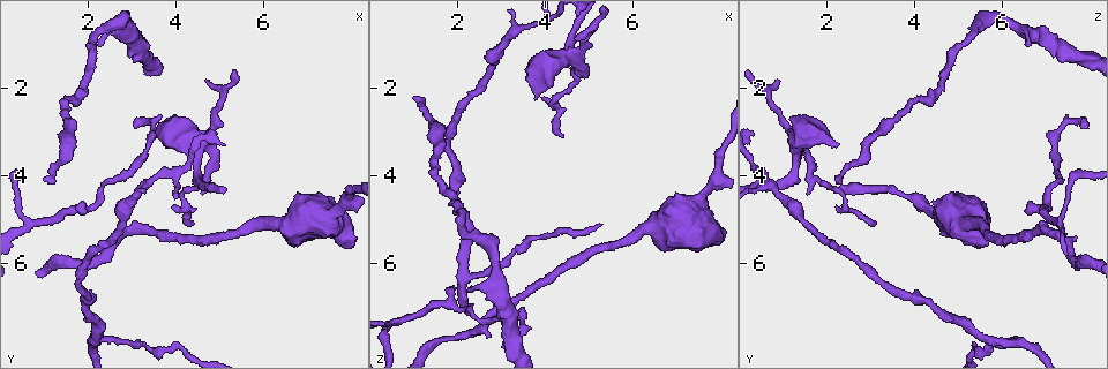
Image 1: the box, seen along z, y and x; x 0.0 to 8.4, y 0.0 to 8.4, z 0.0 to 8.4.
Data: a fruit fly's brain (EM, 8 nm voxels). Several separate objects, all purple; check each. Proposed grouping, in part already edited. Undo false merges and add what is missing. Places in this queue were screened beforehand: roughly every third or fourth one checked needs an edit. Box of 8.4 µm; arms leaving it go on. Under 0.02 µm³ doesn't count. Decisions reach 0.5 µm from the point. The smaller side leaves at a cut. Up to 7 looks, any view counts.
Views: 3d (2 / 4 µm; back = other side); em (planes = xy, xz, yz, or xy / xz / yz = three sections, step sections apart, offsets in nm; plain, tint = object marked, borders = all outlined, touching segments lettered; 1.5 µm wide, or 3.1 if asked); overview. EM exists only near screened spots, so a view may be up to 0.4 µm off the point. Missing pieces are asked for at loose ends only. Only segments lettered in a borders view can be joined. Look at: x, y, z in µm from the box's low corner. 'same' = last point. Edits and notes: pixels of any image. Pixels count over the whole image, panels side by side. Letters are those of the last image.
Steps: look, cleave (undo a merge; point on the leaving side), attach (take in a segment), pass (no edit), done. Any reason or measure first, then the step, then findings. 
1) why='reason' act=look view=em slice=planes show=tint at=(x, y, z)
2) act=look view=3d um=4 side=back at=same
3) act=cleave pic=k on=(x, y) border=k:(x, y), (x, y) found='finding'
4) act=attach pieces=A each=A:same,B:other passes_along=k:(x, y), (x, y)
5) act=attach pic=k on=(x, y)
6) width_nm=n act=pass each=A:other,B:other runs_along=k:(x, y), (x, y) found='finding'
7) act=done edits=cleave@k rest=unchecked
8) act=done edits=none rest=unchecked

why='free end' act=look view=3d um=4 at=(2.30, 1.00, 6.55)

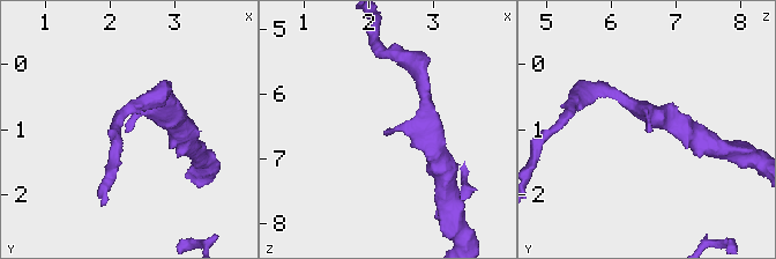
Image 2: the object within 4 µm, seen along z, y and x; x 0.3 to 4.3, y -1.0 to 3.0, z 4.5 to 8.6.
why='shape alone is not enough' act=look view=em slice=planes show=borders at=(2.30, 1.00, 6.55)

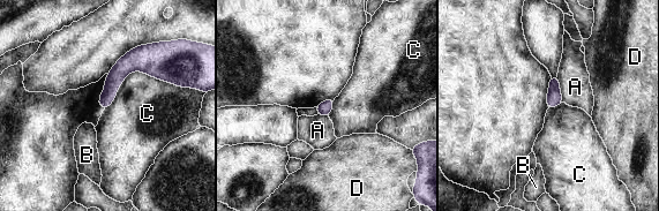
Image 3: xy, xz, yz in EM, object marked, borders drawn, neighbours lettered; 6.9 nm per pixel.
act=pass each=A:other,B:other,C:other,D:other border=3:(184, 87), (132, 70), (104, 110) found='no lettered segment goes on from it'

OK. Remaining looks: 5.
why='abrupt turn' act=look view=3d um=2 at=(1.90, 4.75, 6.95)

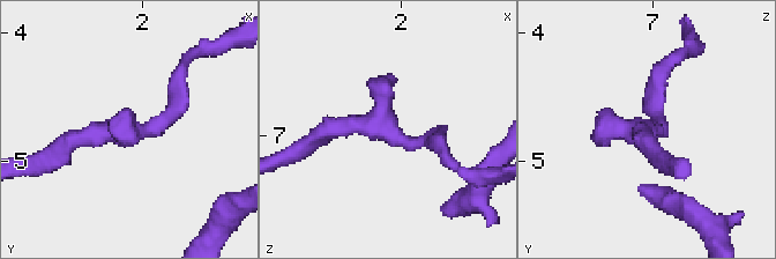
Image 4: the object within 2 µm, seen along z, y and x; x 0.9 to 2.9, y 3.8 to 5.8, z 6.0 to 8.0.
act=look view=em slice=planes show=borders at=(1.84, 4.76, 6.90)

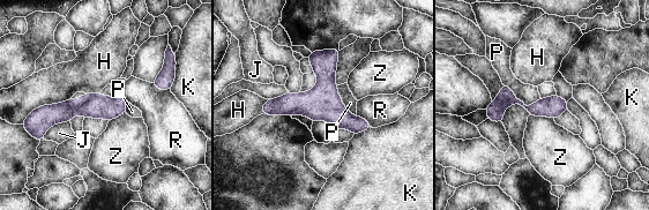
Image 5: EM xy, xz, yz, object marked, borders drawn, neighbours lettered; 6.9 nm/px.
act=pass each=H:other,J:other,K:other,P:other,R:other,Z:other runs_along=5:(265, 111), (327, 105), (367, 126) found='continuous, no second neuron'

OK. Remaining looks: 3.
why='an open end' act=look view=em slice=yz step=8 show=tint at=(4.65, 1.90, 0.95)

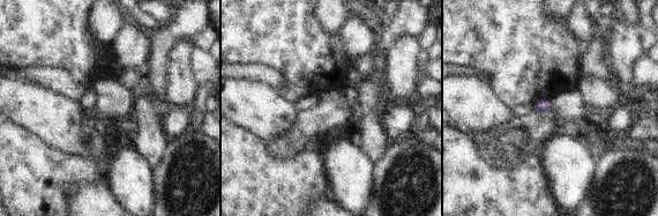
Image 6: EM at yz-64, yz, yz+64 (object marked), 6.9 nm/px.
why='cut it another way' act=look view=em slice=planes show=tint at=same

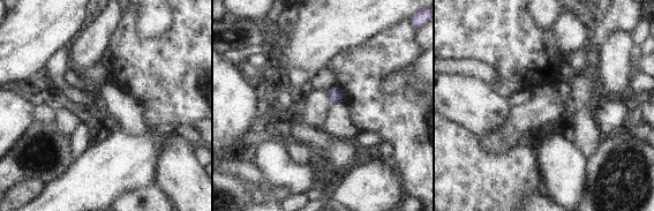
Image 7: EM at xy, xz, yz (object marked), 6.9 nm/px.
act=look view=em slice=planes show=borders at=same

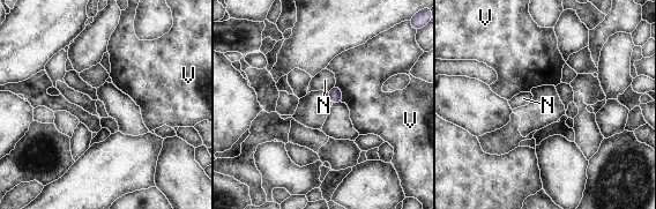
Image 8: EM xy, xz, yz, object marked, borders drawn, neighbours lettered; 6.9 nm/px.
act=pass each=N:other,V:other border=8:(335, 84), (341, 91), (342, 102) found='none of them fits'

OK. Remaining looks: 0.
act=done edits=none rest=unchecked

